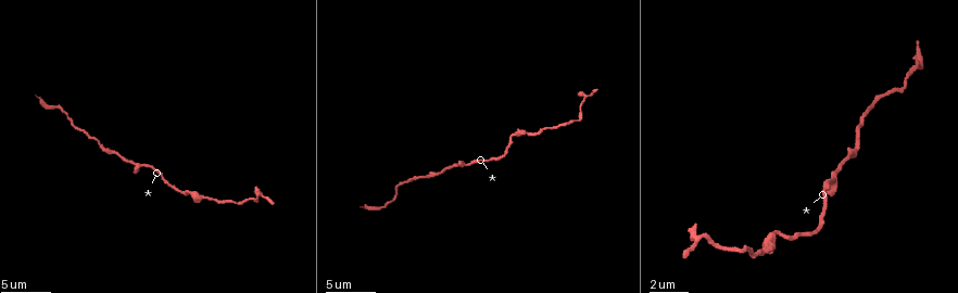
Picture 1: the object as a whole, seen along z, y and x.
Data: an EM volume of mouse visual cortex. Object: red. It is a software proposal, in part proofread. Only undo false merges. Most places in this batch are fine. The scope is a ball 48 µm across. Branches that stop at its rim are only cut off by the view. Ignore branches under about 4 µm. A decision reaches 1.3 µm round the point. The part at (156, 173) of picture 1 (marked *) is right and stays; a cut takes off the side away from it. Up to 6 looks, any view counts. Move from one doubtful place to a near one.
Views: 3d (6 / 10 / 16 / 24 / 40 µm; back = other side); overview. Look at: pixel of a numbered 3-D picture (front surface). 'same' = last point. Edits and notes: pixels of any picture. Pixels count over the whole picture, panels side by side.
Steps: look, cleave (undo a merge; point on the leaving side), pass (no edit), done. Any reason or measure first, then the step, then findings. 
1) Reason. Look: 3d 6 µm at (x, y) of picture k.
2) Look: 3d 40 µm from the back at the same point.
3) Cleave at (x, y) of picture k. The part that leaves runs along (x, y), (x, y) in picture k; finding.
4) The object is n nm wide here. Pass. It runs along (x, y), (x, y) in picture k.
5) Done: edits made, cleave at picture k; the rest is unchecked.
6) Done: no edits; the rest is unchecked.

Look: 3d 6 µm at (783, 235) of picture 1.

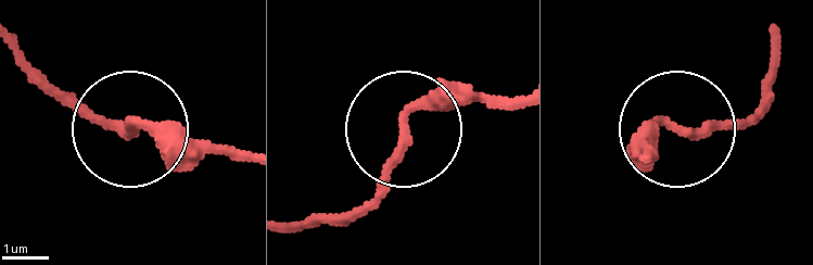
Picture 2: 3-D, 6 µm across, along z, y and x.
Look: 3d 6 µm from the back at (128, 128) of picture 2.

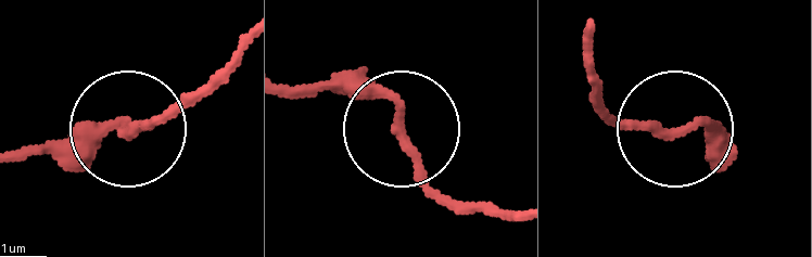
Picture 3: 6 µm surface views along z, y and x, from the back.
Pass. It runs along (517, 210), (458, 206), (427, 176), (388, 98), (321, 81) in picture 3; one cell here.

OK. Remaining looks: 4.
Narrows sharply. Look: 3d 6 µm at (396, 192) of picture 1.

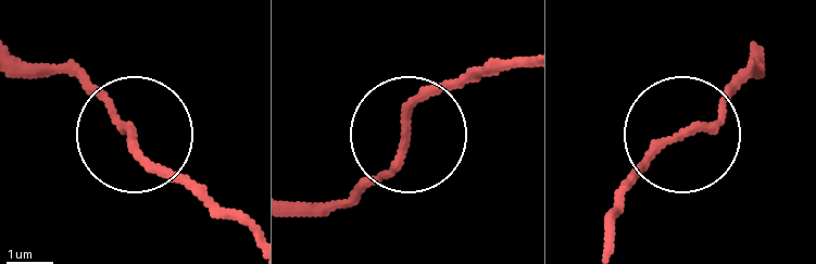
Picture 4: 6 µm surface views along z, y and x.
The object is 170 nm wide here. Pass. It runs along (609, 228), (627, 181), (713, 120), (744, 77) in picture 4; continuous, no second cell.

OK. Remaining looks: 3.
Calibre changes. Look: 3d 6 µm at (426, 177) of picture 1.

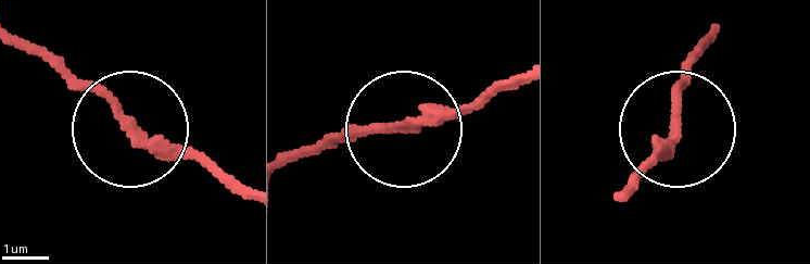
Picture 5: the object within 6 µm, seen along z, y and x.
Pass. It runs along (247, 198), (141, 143), (52, 54) in picture 5; one cell here.

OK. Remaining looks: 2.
Done: no edits; the rest is unchecked.

